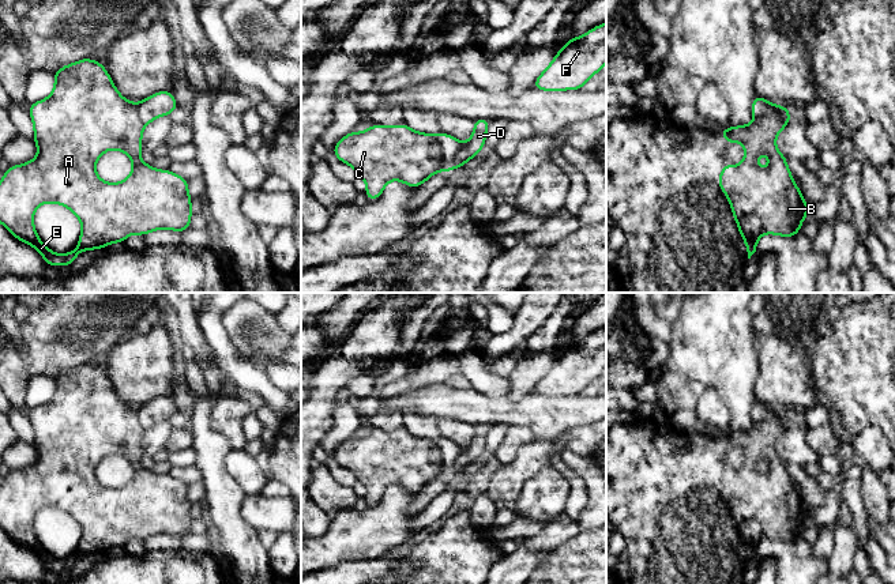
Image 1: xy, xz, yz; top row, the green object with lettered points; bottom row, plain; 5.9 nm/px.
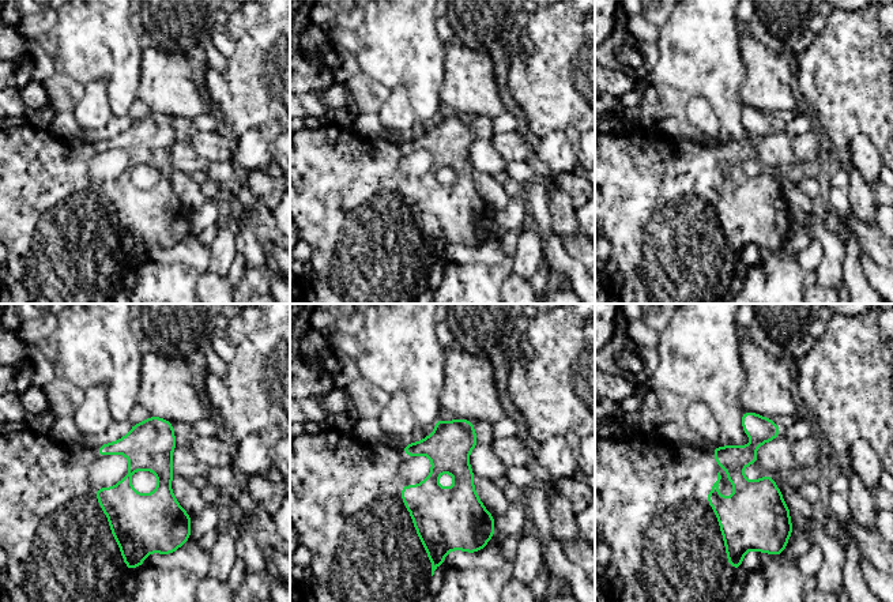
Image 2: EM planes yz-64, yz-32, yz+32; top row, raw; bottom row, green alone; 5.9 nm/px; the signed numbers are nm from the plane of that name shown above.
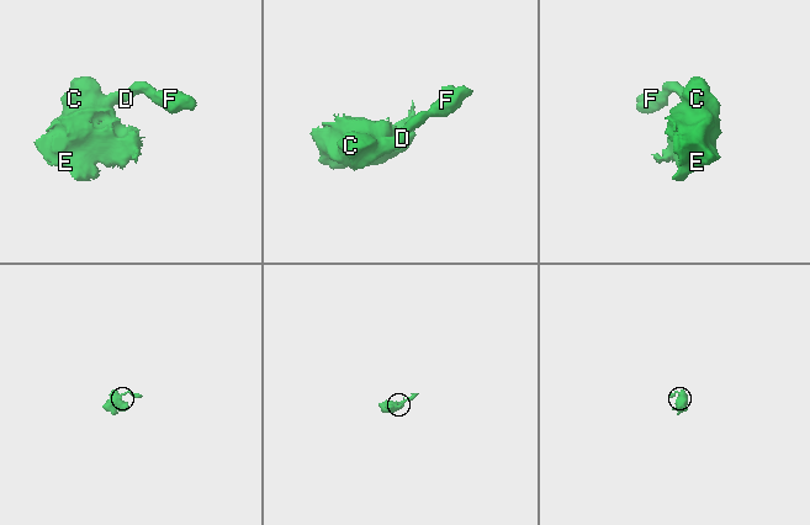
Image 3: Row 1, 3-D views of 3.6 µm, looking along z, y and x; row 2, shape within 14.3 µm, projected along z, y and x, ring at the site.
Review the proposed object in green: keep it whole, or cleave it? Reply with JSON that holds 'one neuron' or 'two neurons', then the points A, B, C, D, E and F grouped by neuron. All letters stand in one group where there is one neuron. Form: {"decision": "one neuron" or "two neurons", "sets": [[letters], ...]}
{"decision": "two neurons", "sets": [["A", "B", "C", "E"], ["D", "F"]]}

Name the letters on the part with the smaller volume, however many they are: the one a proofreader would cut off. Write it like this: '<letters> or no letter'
D, F

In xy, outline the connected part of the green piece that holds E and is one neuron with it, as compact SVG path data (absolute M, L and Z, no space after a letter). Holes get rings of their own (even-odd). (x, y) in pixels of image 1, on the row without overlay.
M84 363L61 372L54 377L53 398L31 408L29 418L38 460L4 478L0 486L0 528L14 542L37 554L46 569L72 570L82 555L124 547L134 538L146 540L157 534L184 538L189 534L192 502L188 500L188 485L140 466L146 429L136 410L120 400L101 368ZM113 453L125 457L134 470L129 482L117 489L105 487L95 478L98 463ZM46 506L65 510L80 524L82 539L74 557L57 559L41 547L33 520Z

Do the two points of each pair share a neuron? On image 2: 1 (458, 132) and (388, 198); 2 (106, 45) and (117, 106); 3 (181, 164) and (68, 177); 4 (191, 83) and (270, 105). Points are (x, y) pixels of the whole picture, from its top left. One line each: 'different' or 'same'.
1: same
2: same
3: different
4: different

